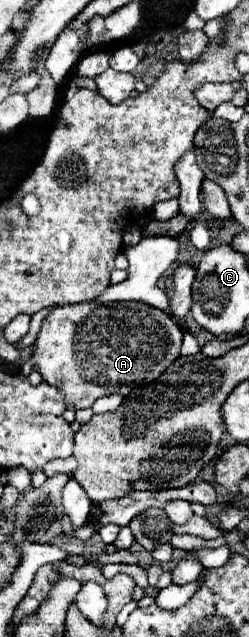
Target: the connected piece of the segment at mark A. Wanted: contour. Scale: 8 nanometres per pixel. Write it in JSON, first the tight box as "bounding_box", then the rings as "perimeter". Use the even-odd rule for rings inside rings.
{"bounding_box":[30,303,182,409],"perimeter":[[[78,303],[78,305],[60,305],[54,307],[42,321],[38,339],[34,343],[30,361],[38,367],[42,379],[66,395],[66,405],[74,405],[76,409],[92,407],[92,403],[106,395],[128,395],[132,389],[146,385],[160,377],[166,367],[178,359],[182,345],[182,331],[160,309],[154,309],[146,303]]]}

